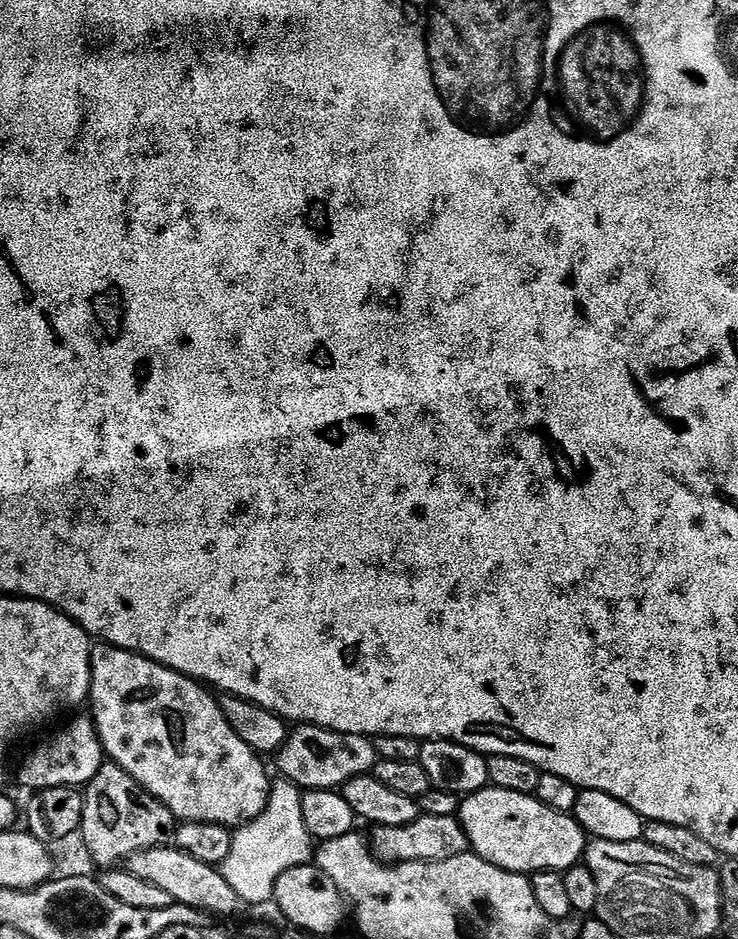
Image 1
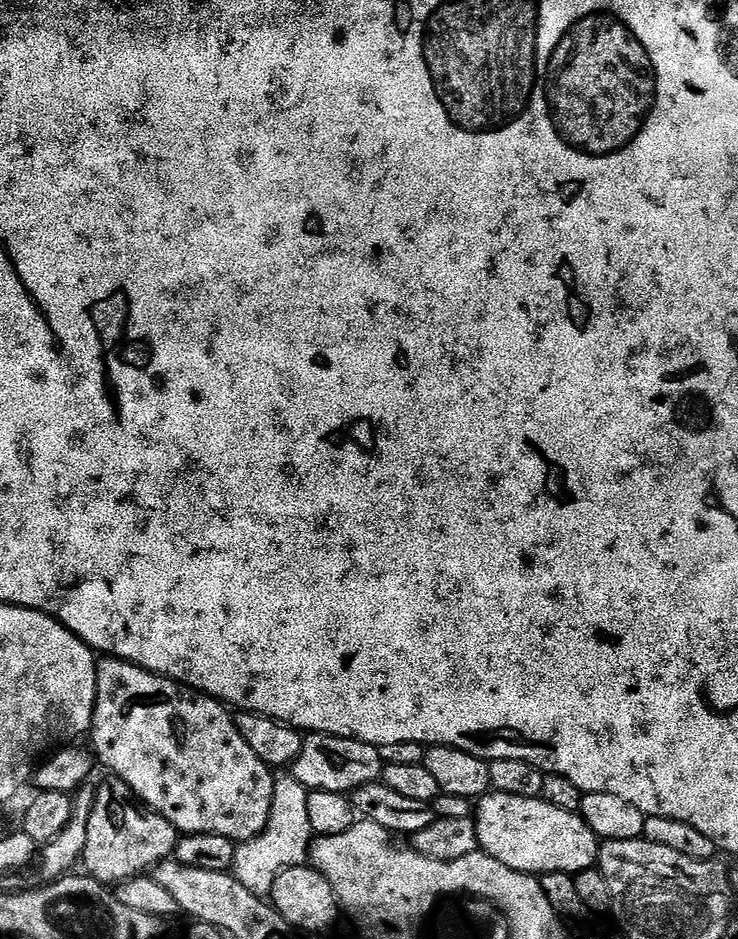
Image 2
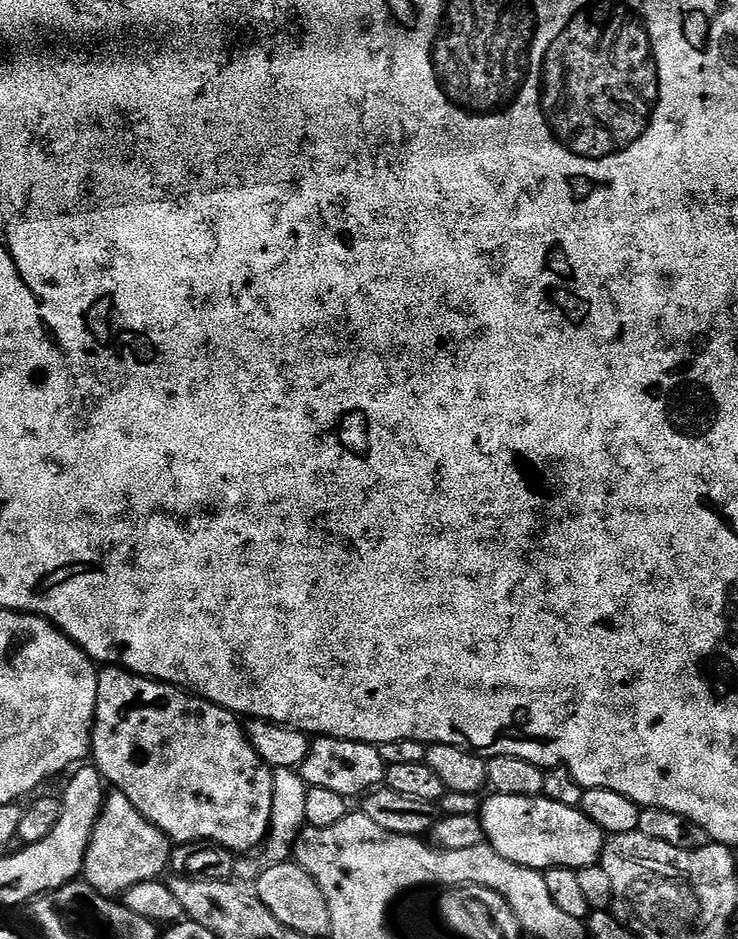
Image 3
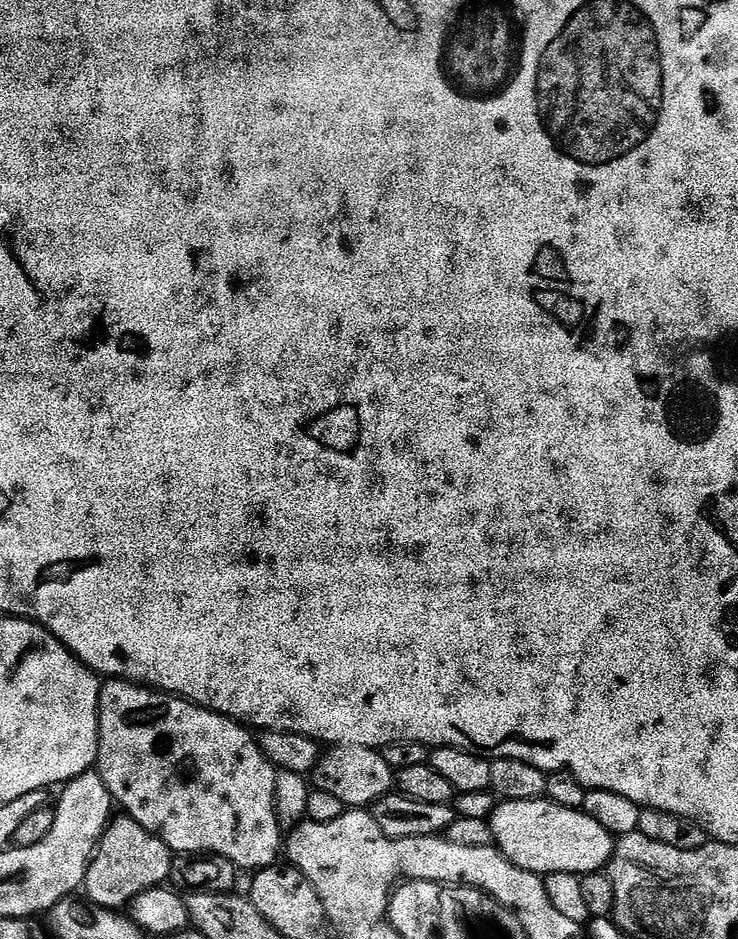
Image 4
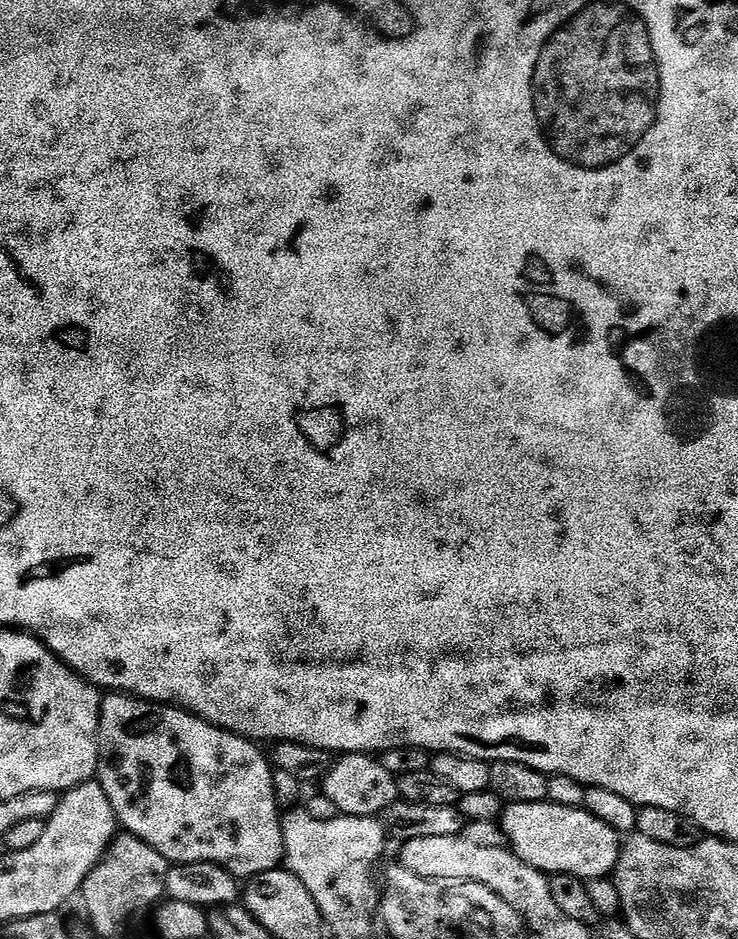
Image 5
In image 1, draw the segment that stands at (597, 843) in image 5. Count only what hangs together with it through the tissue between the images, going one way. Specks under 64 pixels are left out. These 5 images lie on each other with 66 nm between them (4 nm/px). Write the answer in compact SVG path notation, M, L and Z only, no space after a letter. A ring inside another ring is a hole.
M489 786L461 799L458 818L466 830L469 849L486 862L507 872L521 874L559 872L563 874L568 869L577 867L584 859L586 833L575 815L550 810L550 806L536 799L535 795L514 794L510 790Z

